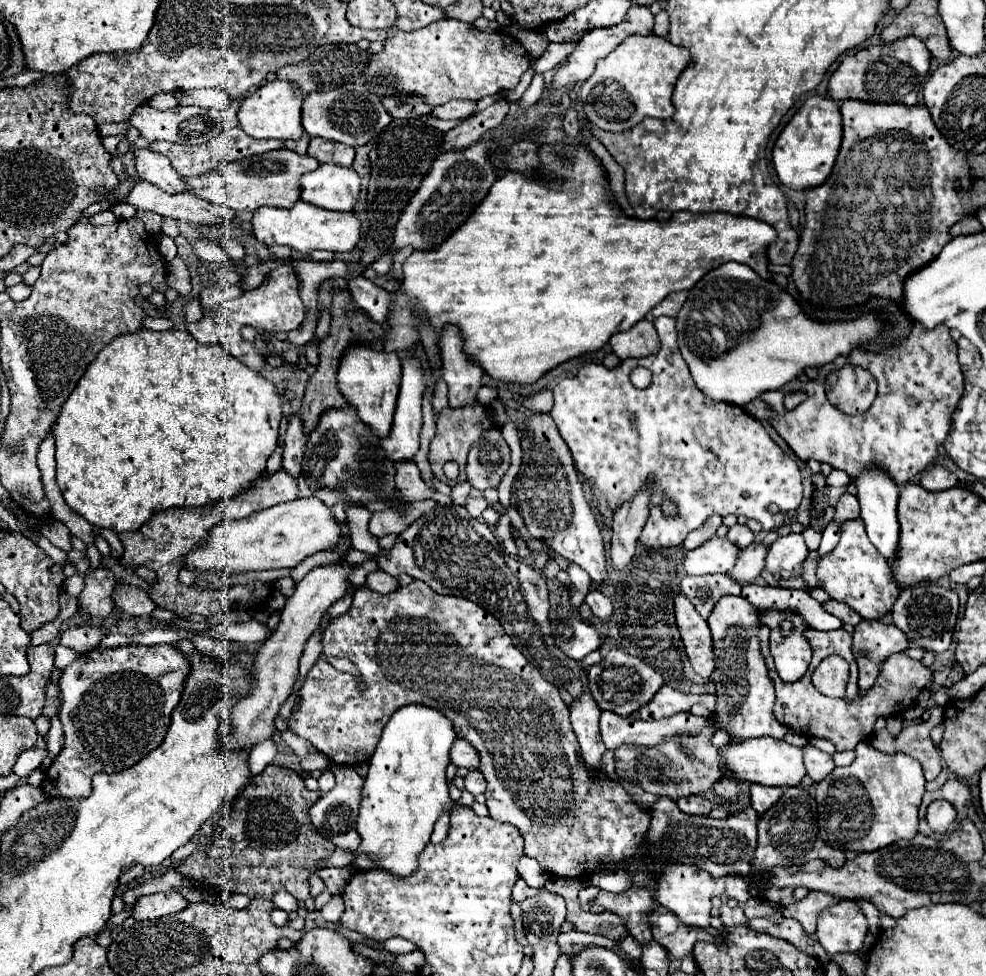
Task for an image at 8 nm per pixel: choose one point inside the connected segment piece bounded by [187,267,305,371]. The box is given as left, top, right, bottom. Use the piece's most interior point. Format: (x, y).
(275, 305)

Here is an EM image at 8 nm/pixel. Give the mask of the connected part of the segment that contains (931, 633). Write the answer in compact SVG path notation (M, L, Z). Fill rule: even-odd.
M915 585L905 591L901 591L899 599L895 601L891 615L893 623L913 641L917 647L933 653L943 653L951 645L953 629L955 629L955 619L959 611L959 597L951 589L939 587L939 585Z

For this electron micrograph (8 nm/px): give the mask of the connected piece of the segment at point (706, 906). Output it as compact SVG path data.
M673 865L665 867L661 871L661 879L657 885L657 901L659 905L667 907L673 911L685 925L697 927L697 929L709 929L711 925L711 909L713 897L726 896L738 901L740 905L744 904L749 898L749 887L743 877L739 875L726 875L719 879L709 877L709 873L701 869L693 869L691 865Z

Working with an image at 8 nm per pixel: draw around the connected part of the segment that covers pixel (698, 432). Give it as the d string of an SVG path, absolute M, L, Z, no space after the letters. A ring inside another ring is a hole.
M657 317L653 323L661 341L661 349L655 355L625 359L613 369L597 363L587 363L575 377L563 379L555 385L555 405L551 409L551 417L573 453L577 471L593 487L599 489L611 511L617 511L637 493L647 491L645 487L649 485L649 475L655 475L649 491L649 519L639 537L645 547L677 547L693 529L701 527L701 523L705 523L715 513L721 517L745 515L747 519L759 521L763 525L763 531L771 531L773 527L783 525L785 511L797 509L803 499L801 473L797 463L783 453L783 449L767 435L763 425L747 411L737 405L715 403L695 387L687 363L683 361L677 347L673 317ZM637 365L643 365L653 373L653 381L647 389L637 389L629 381L629 373ZM663 493L677 501L679 517L669 519L661 513L659 503ZM769 505L777 505L779 513L771 513Z

